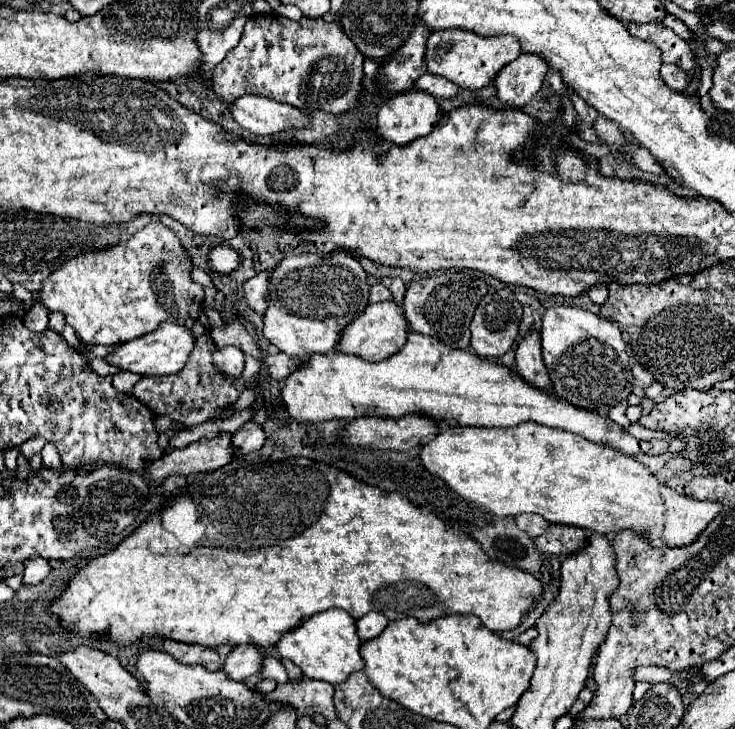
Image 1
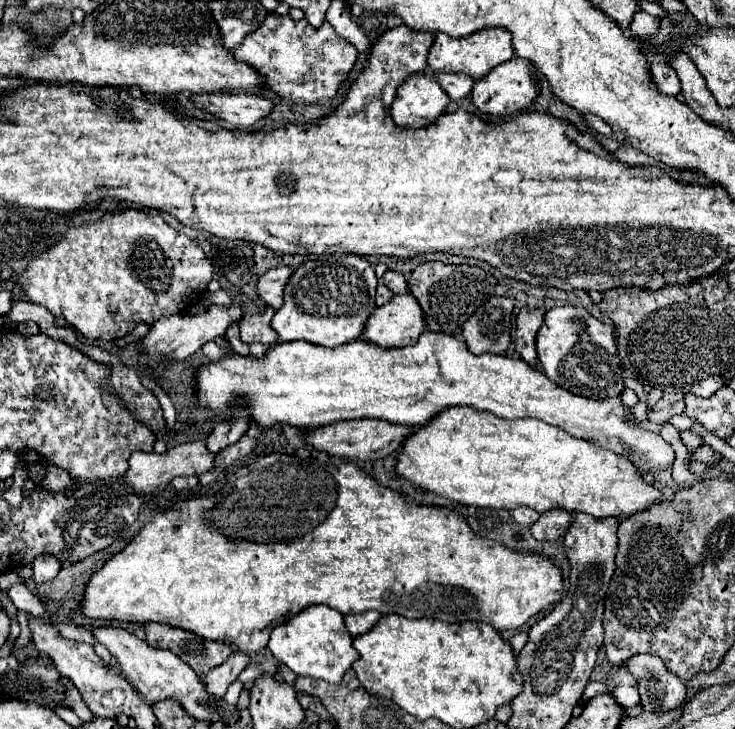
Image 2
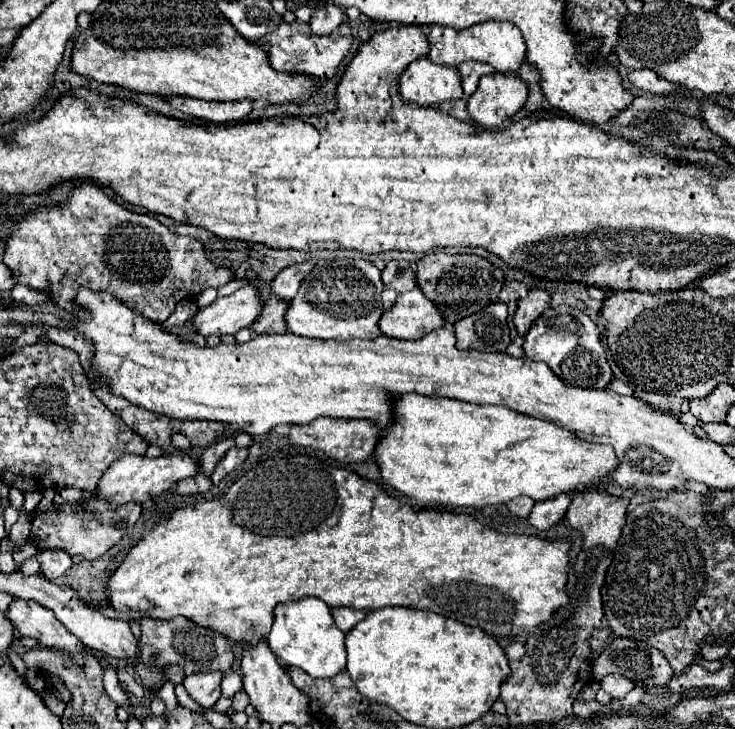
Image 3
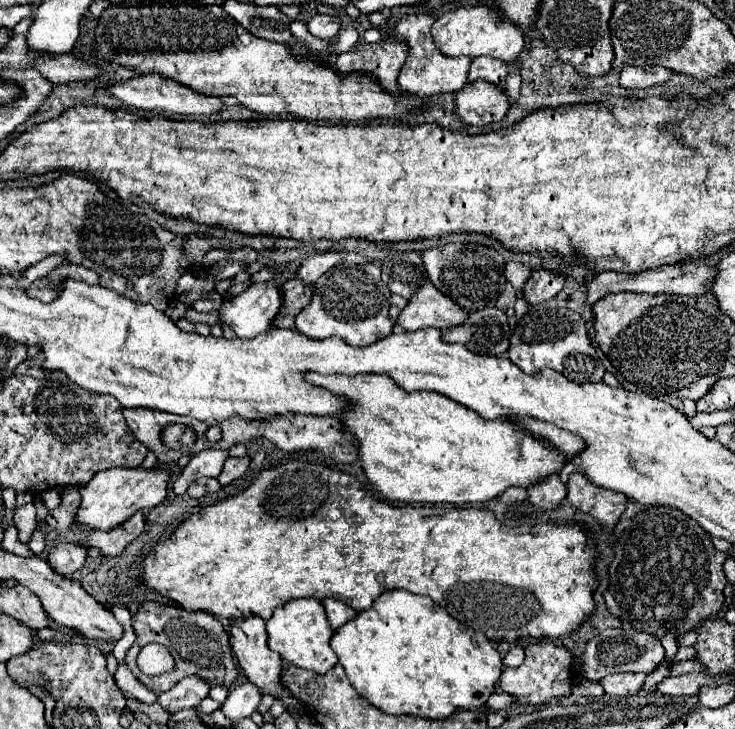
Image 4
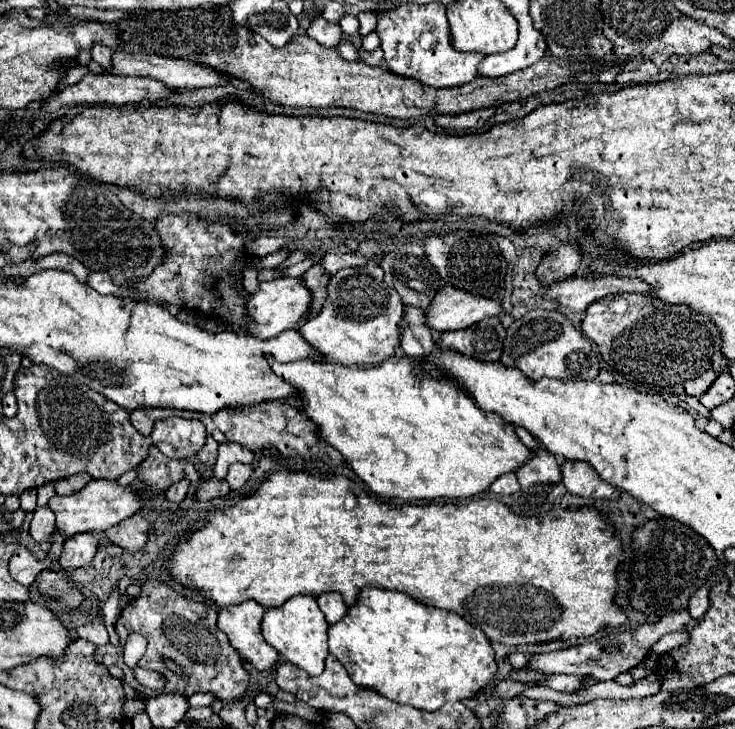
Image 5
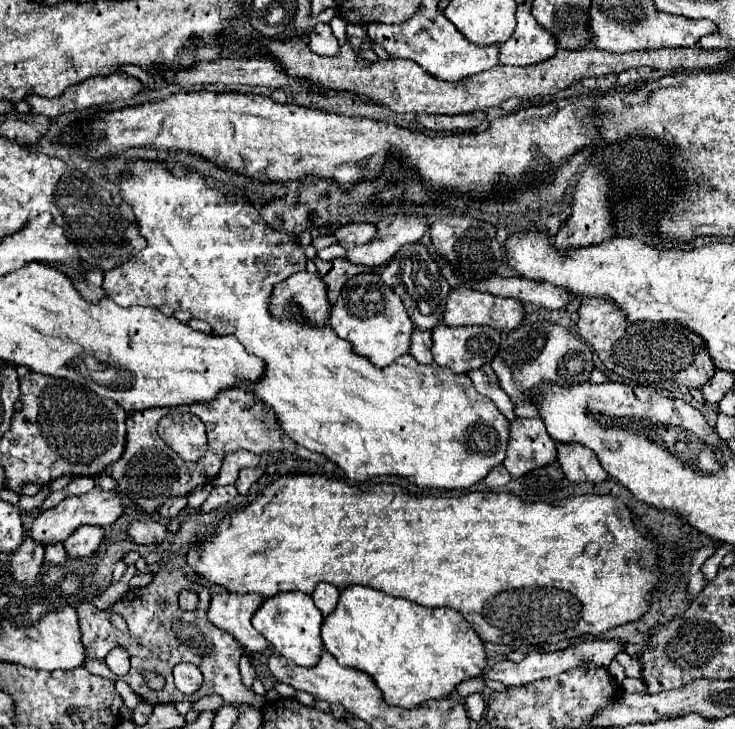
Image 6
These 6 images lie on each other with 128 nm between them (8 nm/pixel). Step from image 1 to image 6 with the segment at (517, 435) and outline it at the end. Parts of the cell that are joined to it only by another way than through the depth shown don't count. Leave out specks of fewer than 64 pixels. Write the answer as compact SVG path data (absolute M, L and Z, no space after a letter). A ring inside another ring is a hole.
M138 160L128 164L128 174L120 182L120 194L132 206L132 210L134 210L134 214L138 218L140 234L148 240L148 244L146 244L146 248L142 252L138 252L136 260L130 260L128 264L122 264L120 268L104 272L102 288L104 288L106 296L110 296L122 308L130 308L134 304L160 308L160 306L168 304L174 310L188 310L194 318L200 318L200 320L208 322L214 328L214 334L218 334L218 336L224 336L224 334L236 336L244 344L246 352L250 352L250 354L254 354L254 356L258 356L258 358L262 358L266 362L266 372L264 372L266 376L262 380L258 380L256 384L246 384L246 388L252 390L256 396L260 396L266 404L270 404L274 408L274 412L276 412L276 416L280 420L280 426L284 428L284 432L294 442L298 442L300 446L304 446L304 448L308 448L312 452L320 452L320 454L328 456L330 460L334 460L346 472L346 476L350 480L368 482L374 476L400 476L400 478L410 480L418 488L438 488L438 490L468 490L476 482L484 480L492 468L496 468L496 466L500 466L504 462L508 440L510 440L510 426L508 426L510 420L506 418L506 428L504 428L504 414L496 408L496 404L490 398L486 398L486 396L476 392L476 388L474 388L474 384L472 384L468 374L456 374L450 368L440 368L436 362L420 364L410 354L400 356L396 362L392 362L386 368L376 368L376 366L368 364L368 360L364 360L362 356L356 356L352 352L350 344L340 340L338 336L334 336L334 332L328 326L322 326L322 328L308 326L304 322L304 318L300 316L296 306L292 306L294 318L290 322L276 320L276 318L270 316L270 312L268 312L268 294L272 294L274 284L278 284L280 280L284 280L284 278L288 278L288 276L292 276L296 272L302 272L306 268L306 256L304 256L304 248L298 246L296 240L290 234L278 232L278 230L268 230L266 222L258 214L258 208L254 204L250 204L246 198L240 198L240 196L230 196L228 198L222 192L212 190L198 172L188 170L188 174L174 176L166 168L164 162L138 162Z

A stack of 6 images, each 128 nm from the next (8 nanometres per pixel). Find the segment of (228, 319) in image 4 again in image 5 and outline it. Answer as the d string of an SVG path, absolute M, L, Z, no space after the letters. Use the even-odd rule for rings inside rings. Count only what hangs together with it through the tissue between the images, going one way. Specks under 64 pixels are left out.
M280 276L270 282L260 282L260 288L248 296L246 302L246 332L256 338L272 338L286 328L294 328L296 324L304 322L304 312L308 312L310 304L310 292L300 284L300 278L290 278L290 276Z

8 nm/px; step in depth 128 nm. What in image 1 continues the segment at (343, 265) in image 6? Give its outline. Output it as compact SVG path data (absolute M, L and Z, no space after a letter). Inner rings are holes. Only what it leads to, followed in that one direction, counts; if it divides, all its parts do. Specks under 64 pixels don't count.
M232 318L226 322L226 328L212 328L210 330L212 338L216 340L216 344L222 346L236 346L240 348L244 354L250 354L254 358L260 358L262 352L258 348L258 344L254 342L254 338L246 332L246 326L242 326L242 322L238 318Z

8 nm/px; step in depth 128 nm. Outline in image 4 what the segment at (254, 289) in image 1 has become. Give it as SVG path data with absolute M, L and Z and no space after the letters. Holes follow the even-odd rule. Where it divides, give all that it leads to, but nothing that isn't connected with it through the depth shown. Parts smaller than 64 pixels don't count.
M338 252L312 254L300 264L300 268L296 270L296 278L302 280L304 284L314 284L314 280L318 280L318 276L328 272L334 264L338 264L338 260L340 260Z

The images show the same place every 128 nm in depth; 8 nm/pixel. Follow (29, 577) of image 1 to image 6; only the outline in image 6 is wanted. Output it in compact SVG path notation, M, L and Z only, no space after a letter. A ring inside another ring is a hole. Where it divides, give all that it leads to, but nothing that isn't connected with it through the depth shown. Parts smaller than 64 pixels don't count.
M84 526L72 532L68 540L64 540L64 550L68 552L70 558L86 558L98 550L102 538L104 538L104 528Z

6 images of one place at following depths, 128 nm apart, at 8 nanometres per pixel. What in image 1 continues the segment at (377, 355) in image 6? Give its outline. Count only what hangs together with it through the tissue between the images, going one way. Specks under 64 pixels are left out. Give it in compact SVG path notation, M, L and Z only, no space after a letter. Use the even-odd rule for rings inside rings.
M330 252L330 254L290 254L286 256L272 272L270 272L270 288L268 288L268 298L266 298L266 312L264 312L264 336L280 350L280 352L286 352L288 356L296 356L296 358L310 358L312 354L328 354L334 350L336 346L336 340L340 336L340 332L348 326L348 322L352 322L360 310L364 310L368 306L368 292L370 292L370 286L368 286L368 276L364 272L364 268L360 266L358 260L354 260L350 254L346 252Z

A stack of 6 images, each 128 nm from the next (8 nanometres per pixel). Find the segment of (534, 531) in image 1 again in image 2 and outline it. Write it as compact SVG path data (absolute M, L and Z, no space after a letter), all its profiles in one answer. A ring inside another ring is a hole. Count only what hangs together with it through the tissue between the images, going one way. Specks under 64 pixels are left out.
M520 506L520 508L516 508L514 512L512 512L512 518L518 522L518 524L522 524L522 526L532 526L538 518L540 518L540 514L536 512L536 510L532 510L532 508L526 508L526 506Z

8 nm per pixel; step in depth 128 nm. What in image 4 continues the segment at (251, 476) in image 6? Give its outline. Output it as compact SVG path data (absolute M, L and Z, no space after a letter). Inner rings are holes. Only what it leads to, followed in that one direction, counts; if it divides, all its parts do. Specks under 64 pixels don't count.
M230 456L230 458L226 458L224 468L222 468L220 476L218 476L218 482L220 482L222 486L230 484L232 480L240 478L240 476L246 472L248 464L250 464L250 458L248 458L248 456L242 456L242 458L232 458L232 456Z

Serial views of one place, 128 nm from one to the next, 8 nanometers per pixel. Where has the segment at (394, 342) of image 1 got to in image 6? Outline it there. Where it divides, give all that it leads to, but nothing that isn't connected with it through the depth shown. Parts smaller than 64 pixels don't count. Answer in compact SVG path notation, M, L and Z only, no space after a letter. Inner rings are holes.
M468 286L454 288L448 294L444 324L446 326L470 326L484 324L500 332L518 328L524 322L522 304L514 298L500 298L488 292L478 292Z

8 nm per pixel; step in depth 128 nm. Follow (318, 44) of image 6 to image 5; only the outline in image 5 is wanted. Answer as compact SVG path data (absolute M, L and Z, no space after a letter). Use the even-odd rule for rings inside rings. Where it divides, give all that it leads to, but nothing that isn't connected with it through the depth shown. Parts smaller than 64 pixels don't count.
M322 16L314 18L310 28L306 30L306 34L310 38L314 38L318 44L322 46L336 46L340 40L342 40L342 30L340 30L340 24L334 24L334 22L328 22L324 20Z

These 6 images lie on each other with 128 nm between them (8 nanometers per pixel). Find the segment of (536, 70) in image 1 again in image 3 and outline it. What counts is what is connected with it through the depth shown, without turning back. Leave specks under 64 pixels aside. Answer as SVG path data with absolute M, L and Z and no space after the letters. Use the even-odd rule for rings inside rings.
M488 74L480 78L478 90L468 98L468 114L479 126L495 128L522 110L528 86L516 74Z

